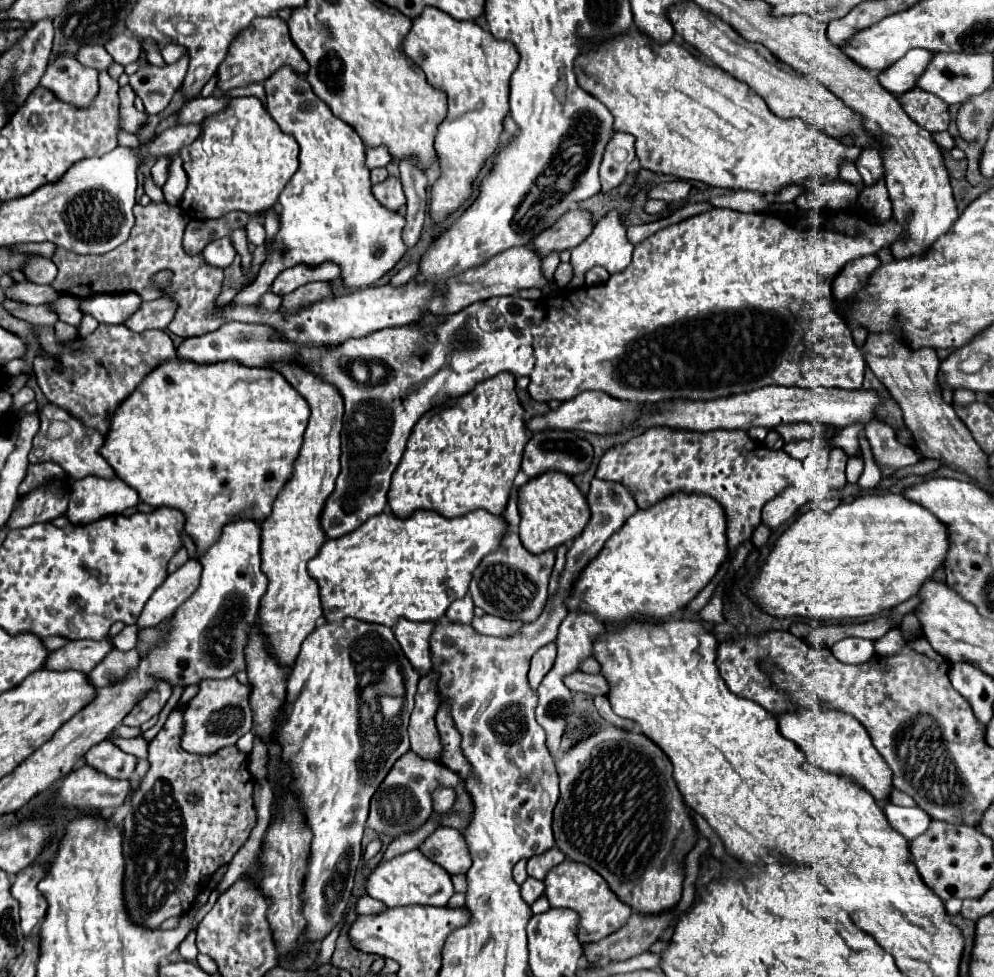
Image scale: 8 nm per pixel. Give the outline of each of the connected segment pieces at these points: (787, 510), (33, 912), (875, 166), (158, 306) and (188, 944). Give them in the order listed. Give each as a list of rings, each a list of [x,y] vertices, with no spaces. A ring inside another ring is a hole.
[[[784,489],[778,497],[774,497],[772,501],[768,501],[762,509],[762,523],[768,527],[768,529],[778,529],[782,523],[786,523],[790,517],[796,515],[796,511],[802,507],[802,505],[796,505],[796,491],[794,489]]]
[[[48,863],[30,865],[30,867],[22,869],[16,875],[16,881],[12,883],[12,889],[10,889],[12,897],[20,903],[20,919],[22,919],[20,925],[26,935],[44,921],[44,915],[48,909],[46,899],[36,889],[42,875],[46,875],[46,867],[48,867]]]
[[[862,149],[860,157],[856,161],[856,169],[862,175],[862,181],[866,185],[872,185],[880,177],[884,177],[884,165],[878,155],[878,149]]]
[[[162,295],[158,297],[158,301],[146,301],[144,305],[140,305],[138,313],[134,313],[134,317],[130,317],[124,325],[138,333],[146,329],[166,331],[170,321],[174,319],[174,309],[178,309],[178,305],[174,305],[174,297]]]
[[[192,929],[186,939],[180,943],[180,955],[188,961],[194,961],[196,955],[198,955],[198,949],[196,949],[196,931]]]

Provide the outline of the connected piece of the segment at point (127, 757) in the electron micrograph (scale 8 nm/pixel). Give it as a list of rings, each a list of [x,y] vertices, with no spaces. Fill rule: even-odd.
[[[102,741],[86,753],[86,763],[94,765],[102,773],[106,773],[108,777],[128,779],[136,769],[138,757],[134,757],[130,753],[124,753],[112,741]]]

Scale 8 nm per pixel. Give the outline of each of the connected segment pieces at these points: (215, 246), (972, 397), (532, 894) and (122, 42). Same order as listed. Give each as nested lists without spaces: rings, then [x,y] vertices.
[[[222,237],[222,239],[216,239],[210,245],[206,245],[206,249],[202,251],[202,257],[204,257],[204,261],[210,261],[210,265],[214,265],[214,267],[228,267],[234,261],[236,251],[234,251],[230,239]]]
[[[956,389],[956,393],[954,393],[954,403],[958,405],[958,407],[968,407],[970,403],[974,403],[978,397],[976,397],[976,393],[974,391],[958,391]]]
[[[528,877],[524,883],[522,883],[522,899],[532,905],[540,895],[544,893],[544,883],[534,879],[534,877]]]
[[[118,35],[106,43],[106,51],[114,57],[116,63],[128,65],[140,57],[140,41],[130,35]]]

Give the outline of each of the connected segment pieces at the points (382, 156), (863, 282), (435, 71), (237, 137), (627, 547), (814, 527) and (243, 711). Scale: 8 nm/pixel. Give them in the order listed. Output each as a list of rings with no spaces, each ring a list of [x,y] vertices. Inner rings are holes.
[[[374,147],[374,149],[366,151],[366,165],[368,165],[368,169],[386,167],[390,161],[392,161],[392,157],[390,157],[390,153],[384,147]]]
[[[876,255],[860,257],[858,261],[848,263],[842,269],[842,273],[838,273],[834,278],[834,283],[832,283],[832,295],[834,299],[841,301],[849,295],[866,289],[868,279],[876,271],[878,265],[880,265],[880,259]]]
[[[424,7],[400,49],[430,77],[434,87],[448,93],[448,115],[438,127],[434,143],[440,177],[432,185],[430,203],[432,219],[440,223],[470,197],[472,181],[498,147],[502,119],[508,113],[508,81],[518,67],[518,51],[512,43],[494,39],[474,21],[458,21],[438,7]]]
[[[258,97],[230,99],[228,107],[218,113],[218,117],[230,115],[238,117],[230,143],[216,141],[214,153],[208,155],[202,147],[202,137],[198,137],[180,151],[188,175],[188,189],[182,195],[180,207],[192,219],[218,219],[230,211],[256,215],[258,211],[270,209],[298,169],[298,141],[282,133]]]
[[[670,495],[648,509],[638,509],[624,527],[606,541],[602,551],[590,565],[586,565],[586,569],[578,575],[578,581],[570,587],[570,593],[566,595],[566,609],[592,613],[602,623],[624,623],[636,615],[656,617],[658,621],[668,619],[676,611],[684,609],[710,583],[726,555],[726,517],[722,507],[708,495]],[[684,565],[696,569],[692,579],[678,579],[678,571]]]
[[[884,493],[884,495],[864,495],[854,499],[852,503],[844,503],[838,505],[834,511],[824,513],[820,509],[812,509],[802,513],[776,541],[774,549],[770,551],[766,563],[762,565],[758,577],[752,583],[750,595],[754,597],[754,601],[762,607],[762,611],[776,615],[776,617],[812,617],[812,619],[854,619],[854,617],[868,617],[868,615],[882,615],[888,611],[892,611],[894,607],[898,607],[900,603],[908,601],[910,597],[914,597],[920,587],[932,579],[932,575],[944,565],[946,561],[946,553],[950,549],[950,533],[948,527],[942,521],[936,521],[936,517],[922,505],[912,503],[908,499],[904,499],[902,495],[894,495],[894,493]]]
[[[236,677],[228,679],[204,679],[200,691],[190,699],[184,711],[184,737],[182,747],[190,753],[214,753],[226,745],[236,745],[236,741],[252,729],[252,711],[248,705],[250,687],[242,685]]]

